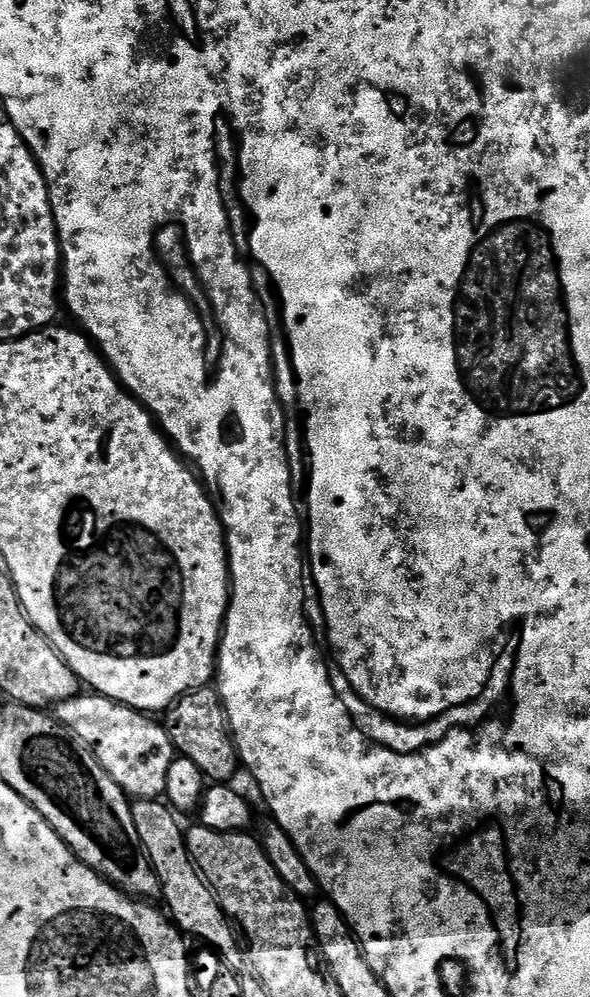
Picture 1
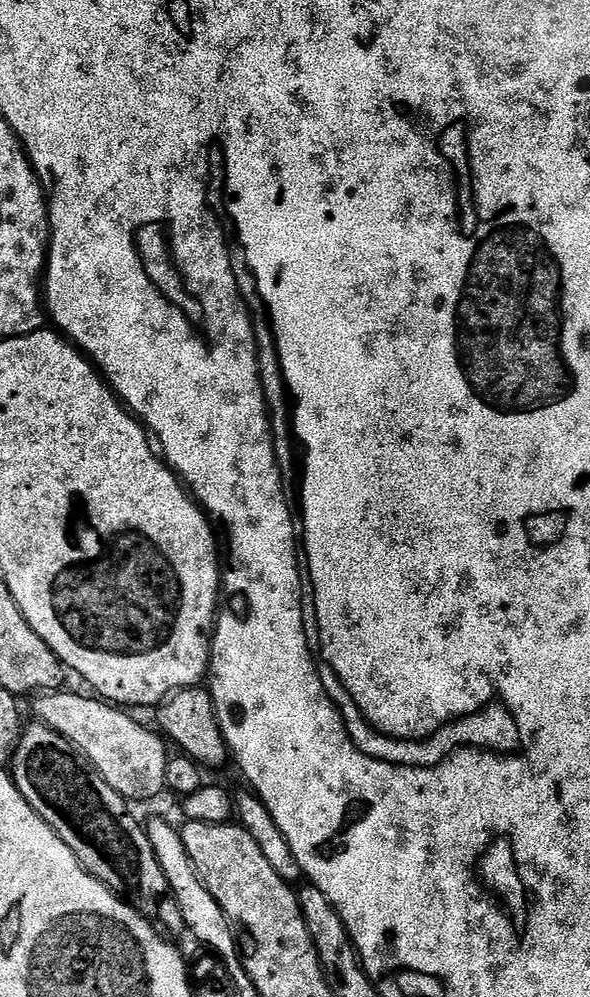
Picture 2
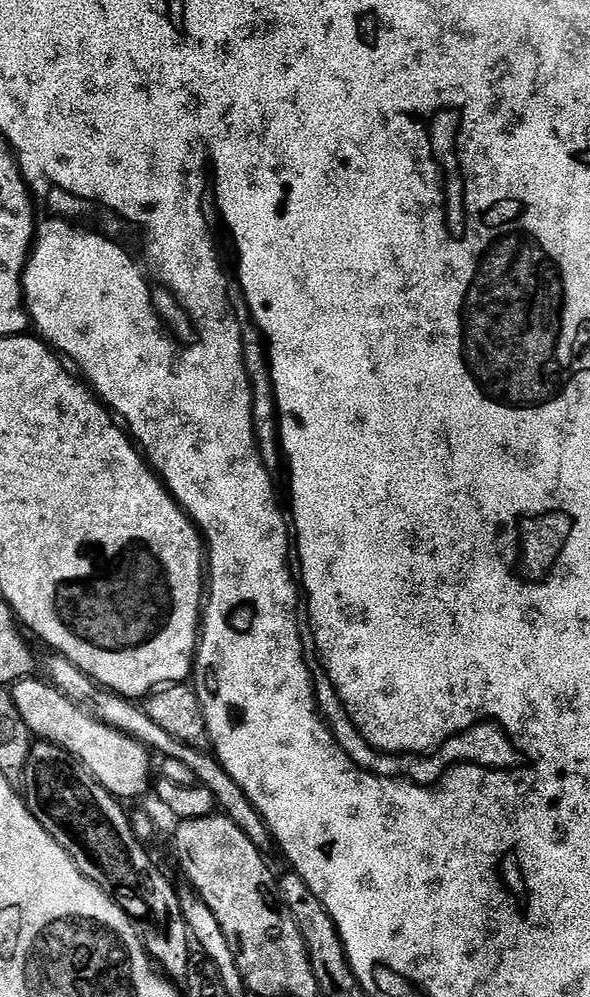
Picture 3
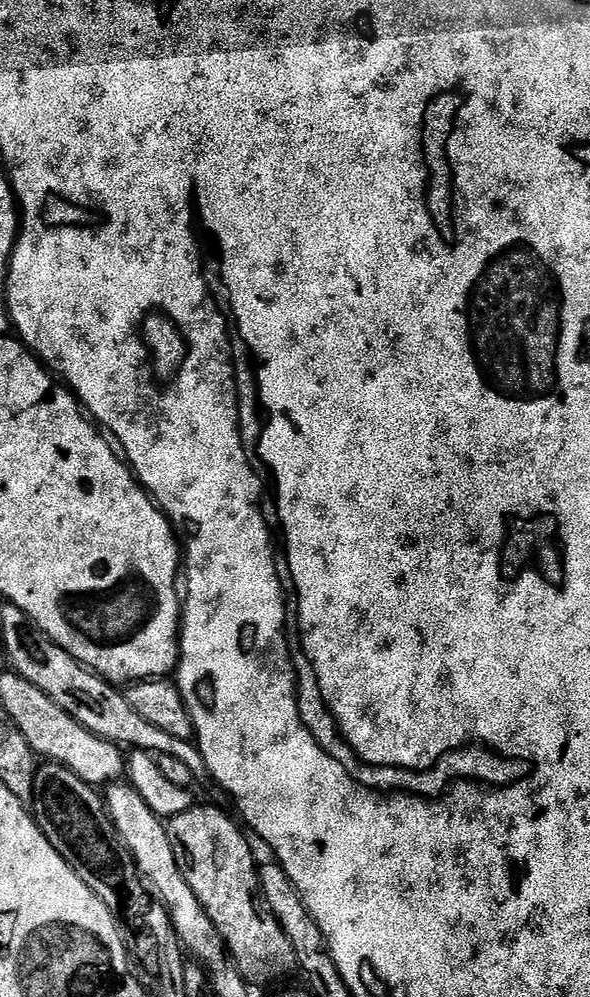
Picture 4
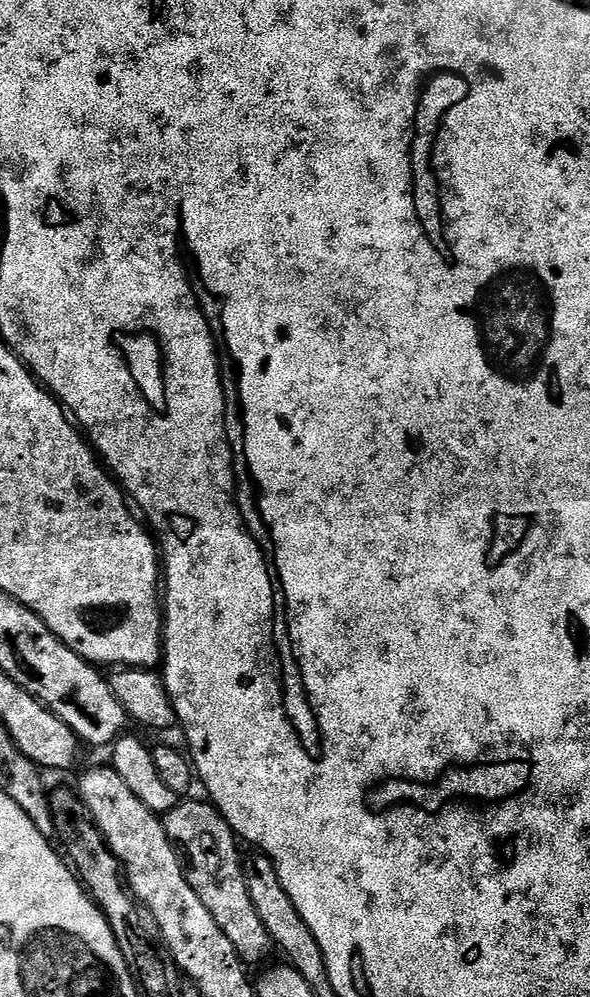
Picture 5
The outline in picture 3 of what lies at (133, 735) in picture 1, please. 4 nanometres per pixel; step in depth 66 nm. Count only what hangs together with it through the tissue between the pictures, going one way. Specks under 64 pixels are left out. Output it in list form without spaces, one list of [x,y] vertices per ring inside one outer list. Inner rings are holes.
[[[36,679],[18,680],[11,685],[10,691],[14,706],[18,706],[18,714],[22,714],[22,722],[26,722],[37,741],[65,748],[111,796],[121,802],[136,800],[147,788],[149,791],[154,780],[154,756],[149,749],[117,728],[95,720],[90,713],[66,699],[47,679]]]

